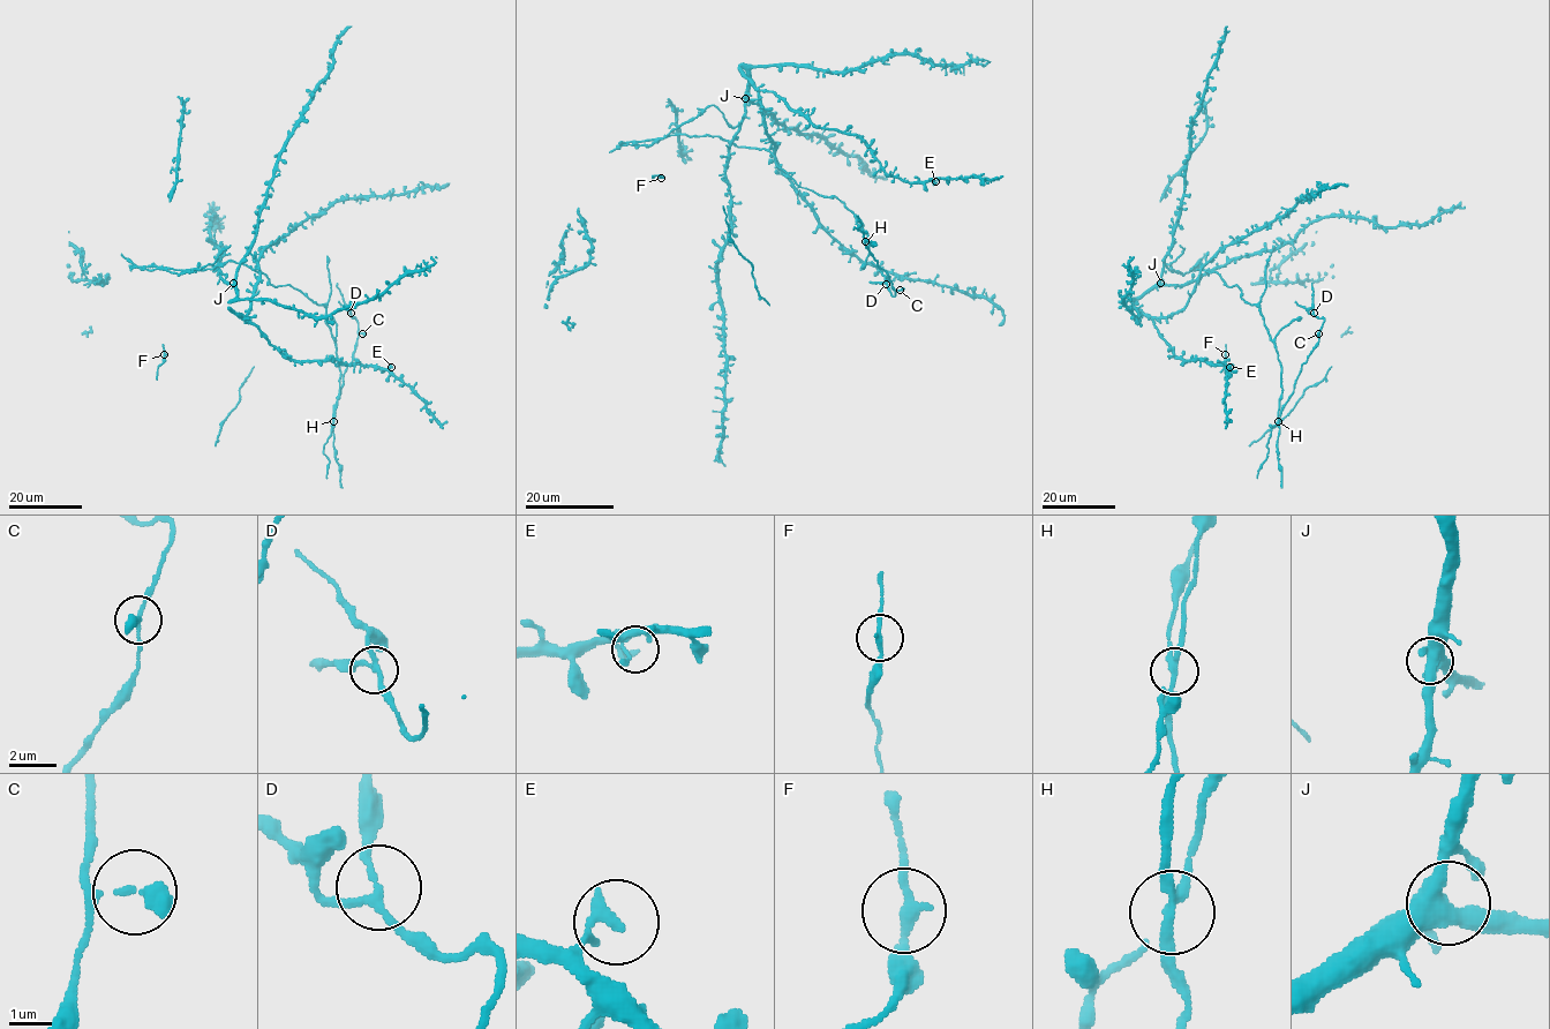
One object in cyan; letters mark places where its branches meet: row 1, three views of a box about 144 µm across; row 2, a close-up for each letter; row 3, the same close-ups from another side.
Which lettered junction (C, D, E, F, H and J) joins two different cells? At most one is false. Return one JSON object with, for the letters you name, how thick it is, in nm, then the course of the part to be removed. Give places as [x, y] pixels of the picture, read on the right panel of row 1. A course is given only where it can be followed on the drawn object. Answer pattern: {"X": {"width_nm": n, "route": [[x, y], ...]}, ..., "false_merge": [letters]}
{"H": {"width_nm": 200, "route": [[1279, 421], [1281, 366], [1258, 307], [1199, 261], [1189, 272], [1171, 270], [1166, 265], [1182, 253], [1180, 245]]}, "false_merge": ["H"]}

